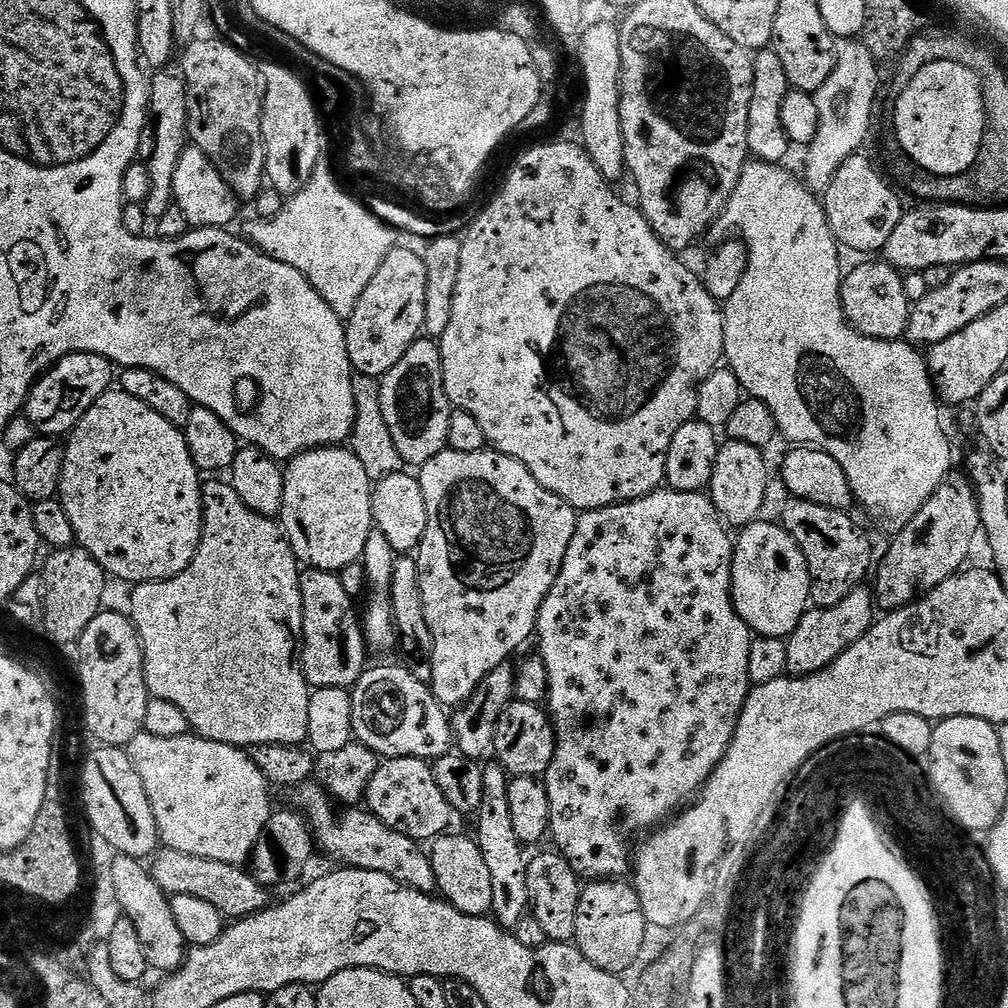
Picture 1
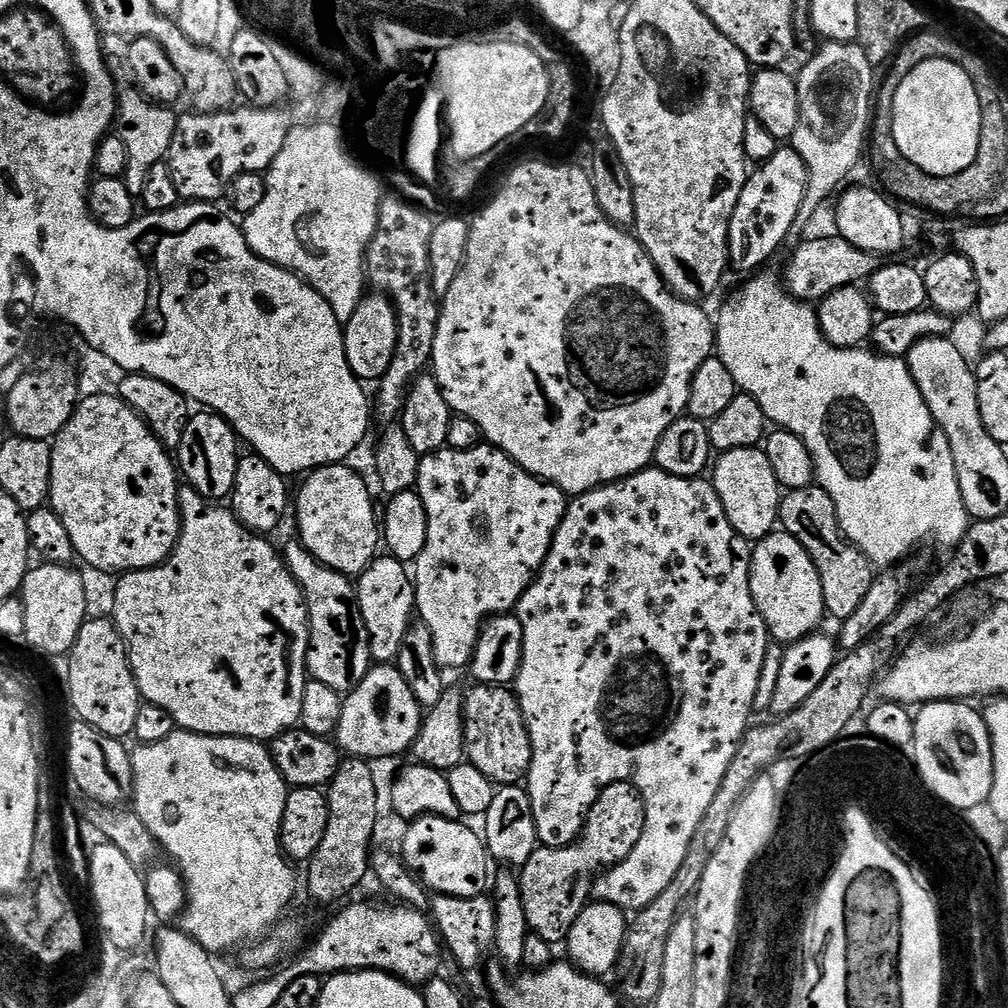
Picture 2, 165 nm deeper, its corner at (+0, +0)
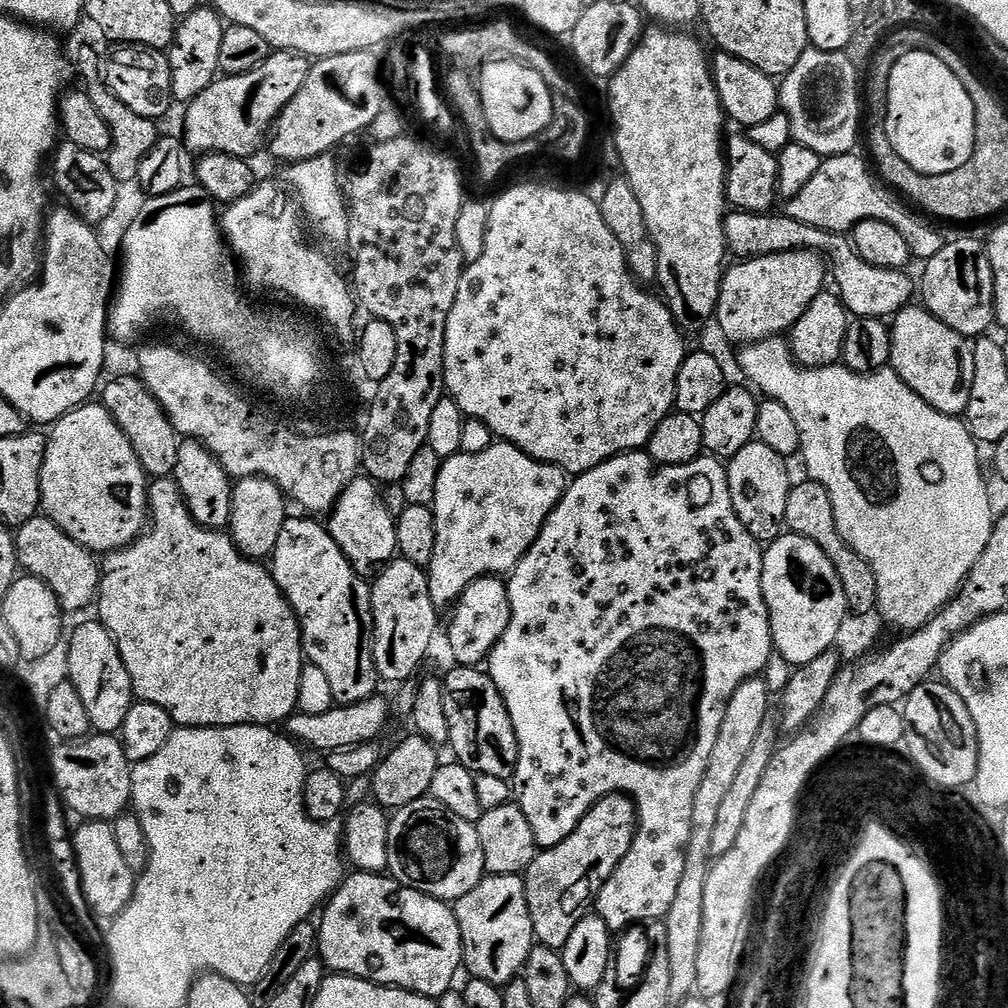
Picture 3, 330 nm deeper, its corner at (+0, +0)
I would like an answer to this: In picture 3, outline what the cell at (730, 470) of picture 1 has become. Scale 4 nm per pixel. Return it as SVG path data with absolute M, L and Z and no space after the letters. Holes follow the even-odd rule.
M759 442L742 446L742 450L738 450L738 454L727 461L726 471L734 514L738 514L742 526L750 530L752 537L761 542L777 540L785 531L786 498L793 486L793 481L788 480L788 464L785 457Z

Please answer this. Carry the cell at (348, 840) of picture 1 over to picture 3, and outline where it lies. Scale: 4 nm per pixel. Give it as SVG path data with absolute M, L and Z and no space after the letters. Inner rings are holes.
M485 875L470 894L455 901L454 911L462 934L463 967L466 972L468 968L471 979L503 986L523 973L526 958L530 958L530 950L536 943L523 875Z

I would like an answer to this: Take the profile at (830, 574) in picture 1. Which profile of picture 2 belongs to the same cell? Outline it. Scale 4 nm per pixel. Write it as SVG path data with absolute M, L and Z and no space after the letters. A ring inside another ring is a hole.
M819 486L785 491L780 501L778 524L783 531L802 542L806 554L810 554L818 570L818 578L822 578L825 613L829 617L833 616L836 622L850 618L850 614L854 614L854 610L862 606L866 590L870 590L874 579L874 565L844 536L830 494L826 494L826 490Z

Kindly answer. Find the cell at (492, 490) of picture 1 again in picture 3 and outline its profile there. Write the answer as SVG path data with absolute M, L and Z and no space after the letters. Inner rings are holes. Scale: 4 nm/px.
M493 442L482 454L460 452L441 463L438 486L434 490L434 502L430 506L436 519L434 558L426 569L430 598L437 609L455 605L460 595L472 583L483 576L507 577L518 562L534 546L542 526L564 496L570 480L558 466L530 458L521 448L507 442Z

